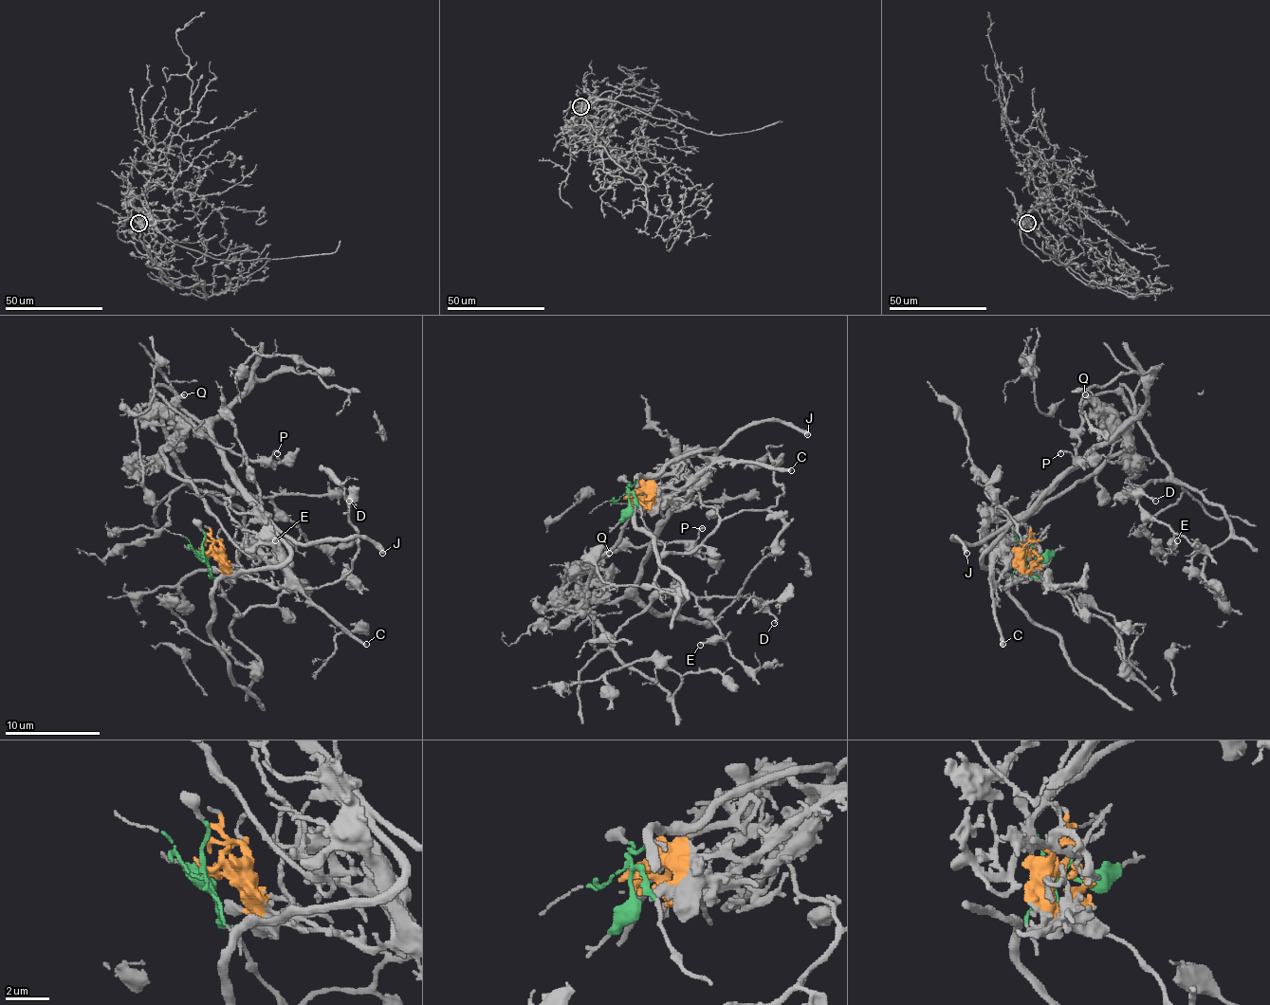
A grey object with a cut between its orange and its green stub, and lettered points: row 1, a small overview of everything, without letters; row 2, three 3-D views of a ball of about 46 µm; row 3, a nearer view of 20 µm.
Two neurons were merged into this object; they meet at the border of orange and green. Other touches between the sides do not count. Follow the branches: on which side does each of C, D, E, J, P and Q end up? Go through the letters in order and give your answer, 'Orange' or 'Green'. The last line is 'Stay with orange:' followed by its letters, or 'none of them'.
C: Orange
D: Green
E: Green
J: Green
P: Green
Q: Orange
Stay with orange: C, Q

